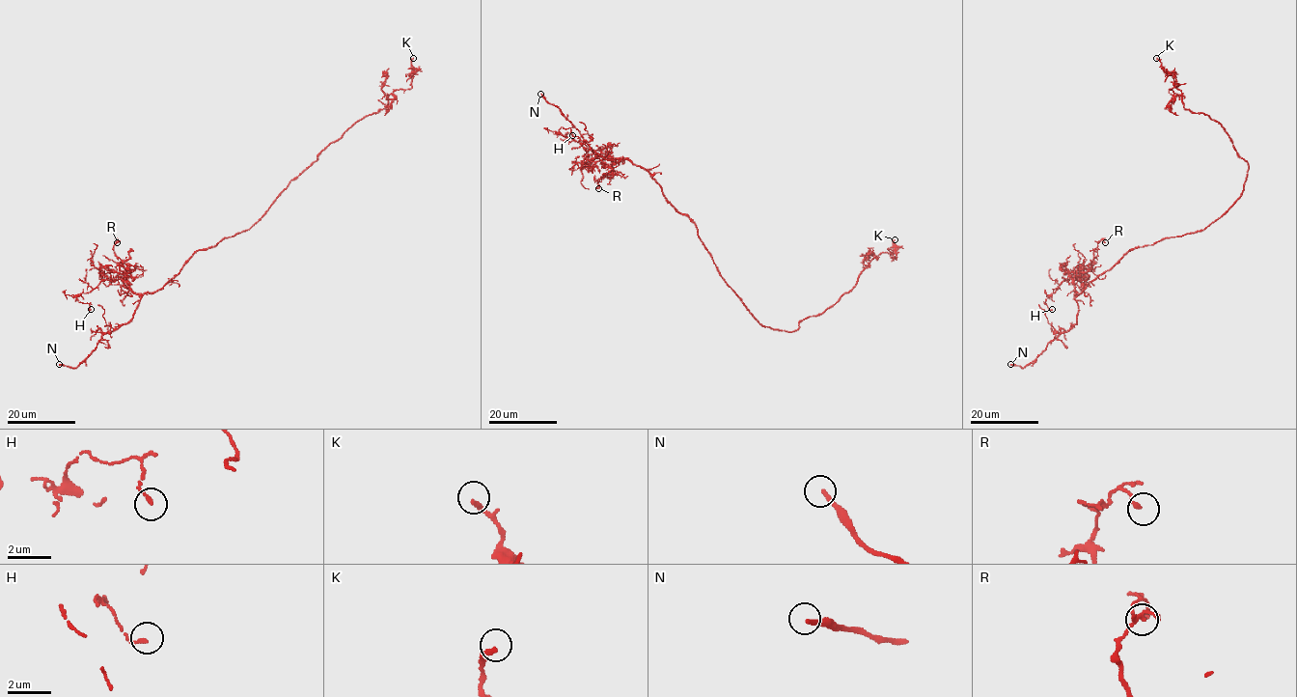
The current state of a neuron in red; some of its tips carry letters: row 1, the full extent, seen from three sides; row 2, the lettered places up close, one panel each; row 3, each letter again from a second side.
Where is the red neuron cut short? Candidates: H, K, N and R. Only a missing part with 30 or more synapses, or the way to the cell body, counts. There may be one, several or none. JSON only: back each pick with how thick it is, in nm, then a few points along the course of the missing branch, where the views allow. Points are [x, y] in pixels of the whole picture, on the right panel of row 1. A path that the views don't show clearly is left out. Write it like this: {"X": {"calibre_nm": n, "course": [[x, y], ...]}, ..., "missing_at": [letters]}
{"N": {"calibre_nm": 200}, "missing_at": ["N"]}

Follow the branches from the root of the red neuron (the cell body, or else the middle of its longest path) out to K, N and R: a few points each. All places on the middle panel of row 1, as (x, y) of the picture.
K: (722, 277), (760, 323), (793, 331), (847, 292), (876, 256), (890, 253), (893, 260), (895, 239)
N: (722, 277), (696, 225), (666, 200), (650, 175), (625, 158), (618, 162), (597, 154), (561, 111), (540, 94)
R: (722, 277), (696, 225), (666, 200), (643, 168), (608, 156), (612, 169), (595, 181), (598, 188)

